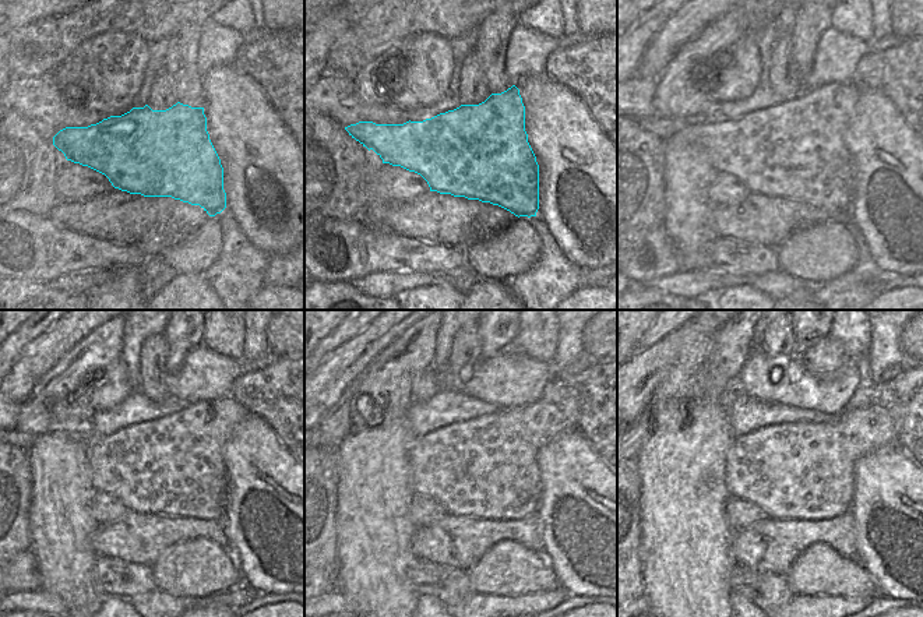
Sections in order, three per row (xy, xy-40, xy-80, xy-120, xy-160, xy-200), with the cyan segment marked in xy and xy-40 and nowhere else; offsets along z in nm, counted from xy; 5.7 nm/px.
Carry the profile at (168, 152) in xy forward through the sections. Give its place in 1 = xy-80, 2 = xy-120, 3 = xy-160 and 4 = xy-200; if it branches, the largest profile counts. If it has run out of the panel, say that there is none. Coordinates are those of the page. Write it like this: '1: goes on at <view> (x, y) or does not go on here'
1: goes on at xy-80 (798, 150)
2: goes on at xy-120 (173, 466)
3: goes on at xy-160 (485, 468)
4: goes on at xy-200 (793, 471)

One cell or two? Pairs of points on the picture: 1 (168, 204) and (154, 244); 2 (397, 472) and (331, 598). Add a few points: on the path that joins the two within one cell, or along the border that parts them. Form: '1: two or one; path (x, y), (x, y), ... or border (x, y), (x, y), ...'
1: one; path (168, 214), (168, 229), (162, 235)
2: two; border (335, 589), (349, 602)

